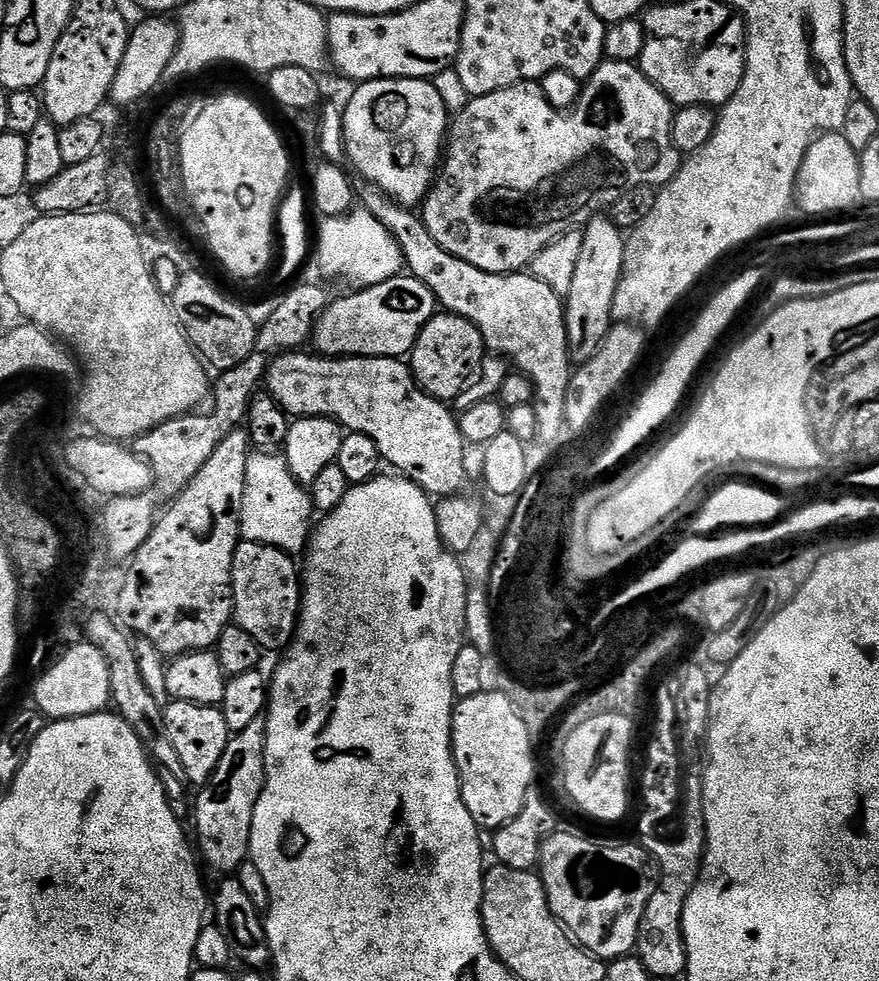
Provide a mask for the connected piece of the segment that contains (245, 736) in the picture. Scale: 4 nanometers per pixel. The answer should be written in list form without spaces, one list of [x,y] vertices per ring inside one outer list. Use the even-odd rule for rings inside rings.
[[[261,718],[250,722],[246,730],[229,735],[228,745],[222,754],[222,762],[214,770],[214,774],[208,779],[208,783],[199,789],[194,796],[194,818],[196,816],[196,848],[201,861],[207,864],[219,875],[228,876],[235,873],[241,864],[249,857],[249,842],[252,827],[254,826],[254,806],[258,806],[258,798],[264,789],[264,755],[266,754],[266,730],[267,719]]]

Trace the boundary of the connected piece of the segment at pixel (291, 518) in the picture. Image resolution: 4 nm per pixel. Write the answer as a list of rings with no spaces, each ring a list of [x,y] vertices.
[[[272,450],[253,451],[246,462],[246,490],[242,494],[240,511],[241,537],[274,546],[289,554],[303,553],[314,524],[312,516],[314,509],[309,489],[297,482],[294,474],[290,474],[290,466],[283,455]]]

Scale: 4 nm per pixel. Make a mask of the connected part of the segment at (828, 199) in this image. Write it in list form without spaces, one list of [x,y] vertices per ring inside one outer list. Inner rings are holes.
[[[839,132],[816,137],[800,167],[798,204],[808,212],[840,212],[860,200],[860,158]]]

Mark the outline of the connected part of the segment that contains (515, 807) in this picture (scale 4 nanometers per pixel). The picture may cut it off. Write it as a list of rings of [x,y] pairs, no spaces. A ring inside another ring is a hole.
[[[483,690],[472,697],[461,699],[452,710],[452,756],[456,760],[456,769],[460,775],[460,800],[466,802],[470,818],[480,828],[495,830],[506,822],[518,818],[526,802],[526,794],[534,787],[532,780],[536,776],[536,760],[532,757],[533,736],[526,730],[516,703],[506,693]]]

